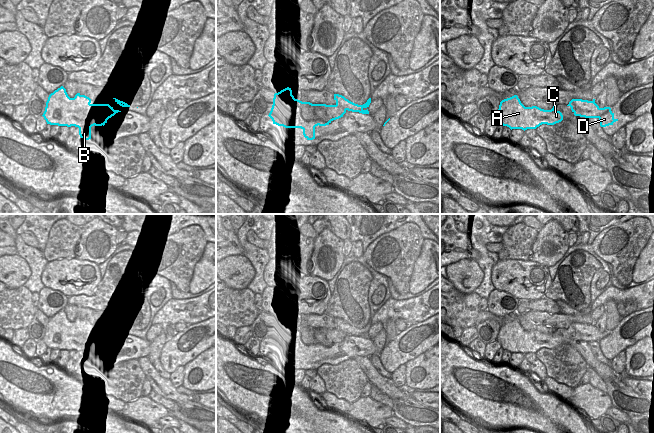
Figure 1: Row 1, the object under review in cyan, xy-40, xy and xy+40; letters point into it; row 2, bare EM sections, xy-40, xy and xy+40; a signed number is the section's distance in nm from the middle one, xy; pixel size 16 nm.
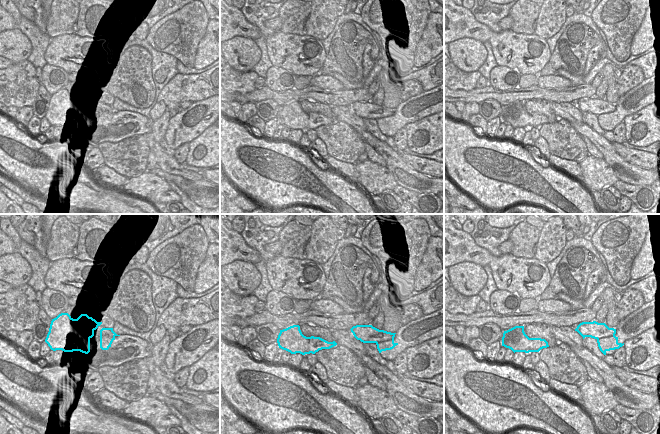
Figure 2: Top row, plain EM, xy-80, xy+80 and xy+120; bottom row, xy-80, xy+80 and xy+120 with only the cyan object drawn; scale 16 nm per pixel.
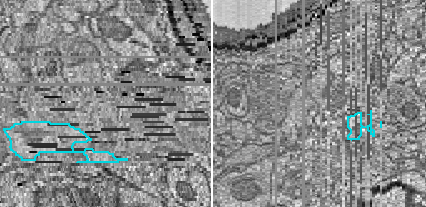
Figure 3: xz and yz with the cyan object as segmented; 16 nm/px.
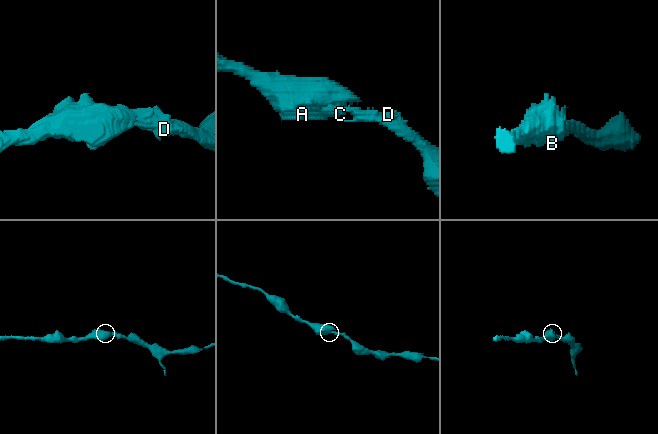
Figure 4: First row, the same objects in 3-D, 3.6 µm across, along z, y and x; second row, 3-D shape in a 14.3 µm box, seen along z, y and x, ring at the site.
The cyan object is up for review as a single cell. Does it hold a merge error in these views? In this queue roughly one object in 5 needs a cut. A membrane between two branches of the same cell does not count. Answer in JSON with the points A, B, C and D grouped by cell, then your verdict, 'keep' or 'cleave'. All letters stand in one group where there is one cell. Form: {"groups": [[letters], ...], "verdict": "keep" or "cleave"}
{"groups": [["A", "B", "C", "D"]], "verdict": "keep"}

